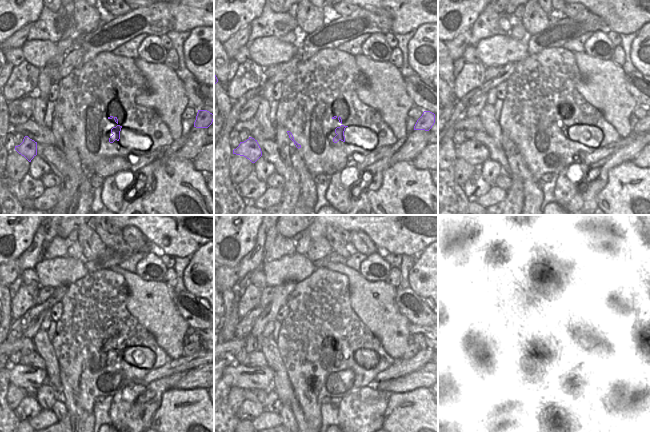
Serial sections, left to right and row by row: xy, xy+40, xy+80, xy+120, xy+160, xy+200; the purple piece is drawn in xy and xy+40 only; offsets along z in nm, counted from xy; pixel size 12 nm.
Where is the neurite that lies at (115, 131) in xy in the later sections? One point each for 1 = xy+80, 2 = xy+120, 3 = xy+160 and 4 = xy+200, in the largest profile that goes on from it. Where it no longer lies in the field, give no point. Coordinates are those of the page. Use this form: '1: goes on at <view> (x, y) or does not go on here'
1: goes on at xy+80 (564, 131)
2: goes on at xy+120 (103, 350)
3: goes on at xy+160 (319, 351)
4: goes on at xy+200 (545, 352)

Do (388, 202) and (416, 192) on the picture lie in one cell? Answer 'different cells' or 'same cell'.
same cell

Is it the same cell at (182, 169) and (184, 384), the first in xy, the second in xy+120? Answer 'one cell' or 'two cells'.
two cells

